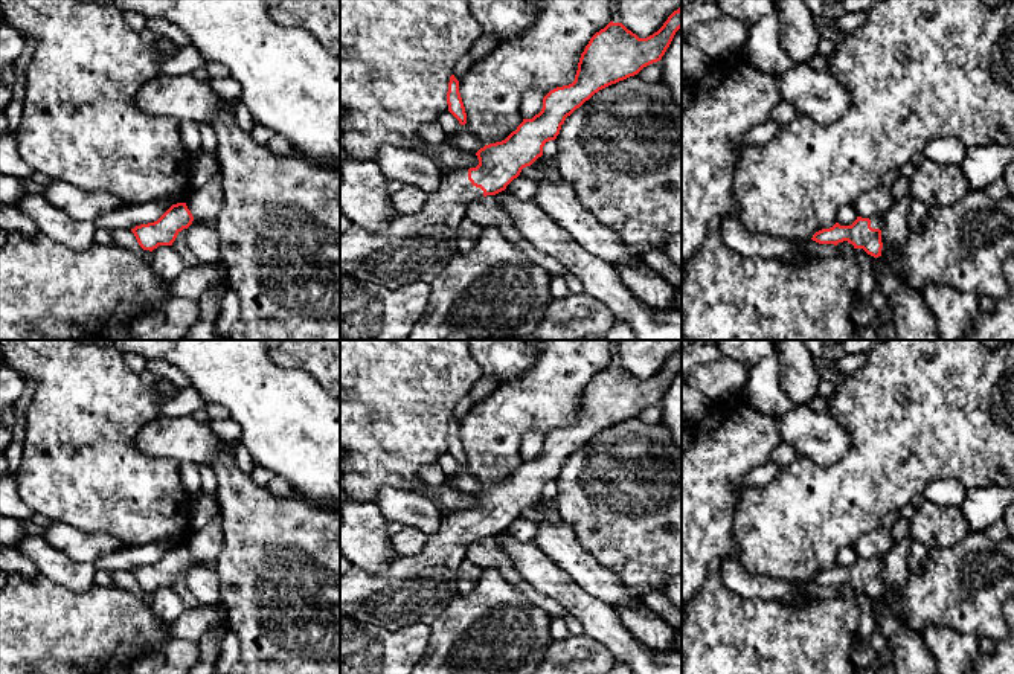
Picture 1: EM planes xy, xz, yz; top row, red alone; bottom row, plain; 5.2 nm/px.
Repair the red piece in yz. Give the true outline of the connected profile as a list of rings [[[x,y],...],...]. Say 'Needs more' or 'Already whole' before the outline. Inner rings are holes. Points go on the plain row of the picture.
Needs more. [[[881,557],[871,560],[857,558],[851,567],[836,564],[829,570],[822,570],[813,576],[813,583],[819,586],[834,586],[848,583],[854,590],[863,590],[868,596],[881,598]]]

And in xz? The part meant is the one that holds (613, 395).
Needs more. [[[682,351],[674,352],[663,367],[647,380],[639,380],[622,364],[610,363],[596,374],[581,395],[575,422],[557,428],[543,439],[543,450],[523,464],[505,482],[485,486],[476,497],[479,506],[470,511],[447,514],[438,532],[427,537],[425,547],[416,557],[398,557],[386,569],[369,572],[352,566],[340,575],[340,616],[354,618],[384,628],[401,628],[410,624],[428,624],[459,593],[457,569],[467,558],[467,549],[474,541],[496,537],[543,497],[543,488],[555,482],[566,459],[579,450],[599,432],[637,416],[643,409],[657,404],[682,369]]]

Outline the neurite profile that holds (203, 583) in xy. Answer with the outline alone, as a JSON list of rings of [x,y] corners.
[[[192,566],[186,575],[186,586],[201,605],[213,605],[220,601],[220,578],[212,567]]]

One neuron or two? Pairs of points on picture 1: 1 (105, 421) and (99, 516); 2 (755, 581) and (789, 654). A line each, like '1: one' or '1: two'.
1: one
2: two

